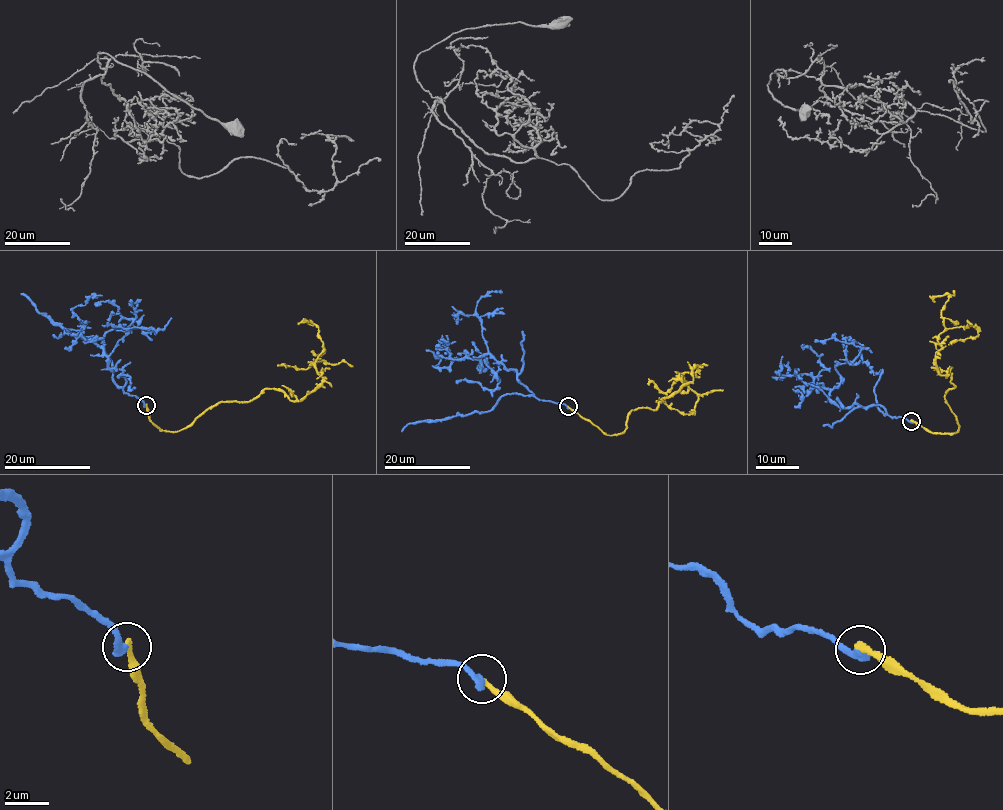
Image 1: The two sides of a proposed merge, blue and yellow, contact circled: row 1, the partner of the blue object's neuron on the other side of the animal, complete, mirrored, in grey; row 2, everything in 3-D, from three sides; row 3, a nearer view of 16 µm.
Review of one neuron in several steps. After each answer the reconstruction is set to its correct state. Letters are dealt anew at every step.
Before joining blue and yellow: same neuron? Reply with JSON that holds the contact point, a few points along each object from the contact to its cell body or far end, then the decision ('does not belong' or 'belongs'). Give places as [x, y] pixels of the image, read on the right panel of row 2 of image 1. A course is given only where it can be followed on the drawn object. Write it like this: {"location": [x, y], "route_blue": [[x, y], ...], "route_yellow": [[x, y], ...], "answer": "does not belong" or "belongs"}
{"location": [911, 421], "route_blue": [[911, 421], [883, 406], [843, 408], [830, 400], [841, 382], [835, 368], [867, 348], [847, 339], [843, 347]], "route_yellow": [[911, 421], [959, 430], [938, 336], [977, 326], [948, 345]], "answer": "does not belong"}

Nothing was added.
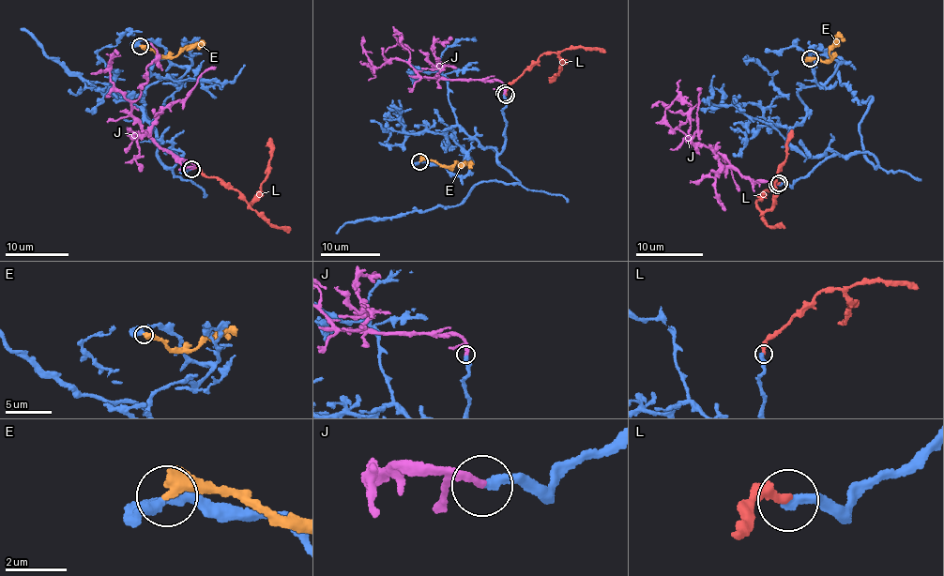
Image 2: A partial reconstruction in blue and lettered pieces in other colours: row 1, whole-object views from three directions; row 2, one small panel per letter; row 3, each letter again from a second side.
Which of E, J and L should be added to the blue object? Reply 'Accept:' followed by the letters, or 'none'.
Accept: J

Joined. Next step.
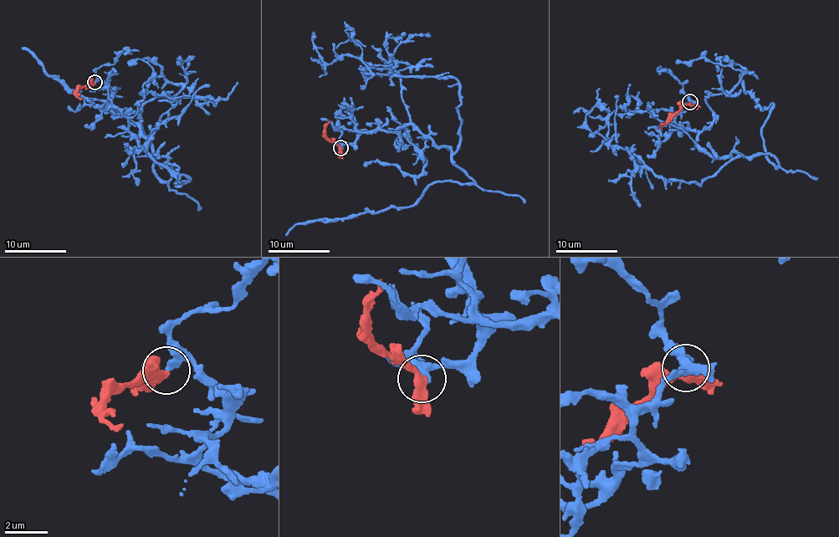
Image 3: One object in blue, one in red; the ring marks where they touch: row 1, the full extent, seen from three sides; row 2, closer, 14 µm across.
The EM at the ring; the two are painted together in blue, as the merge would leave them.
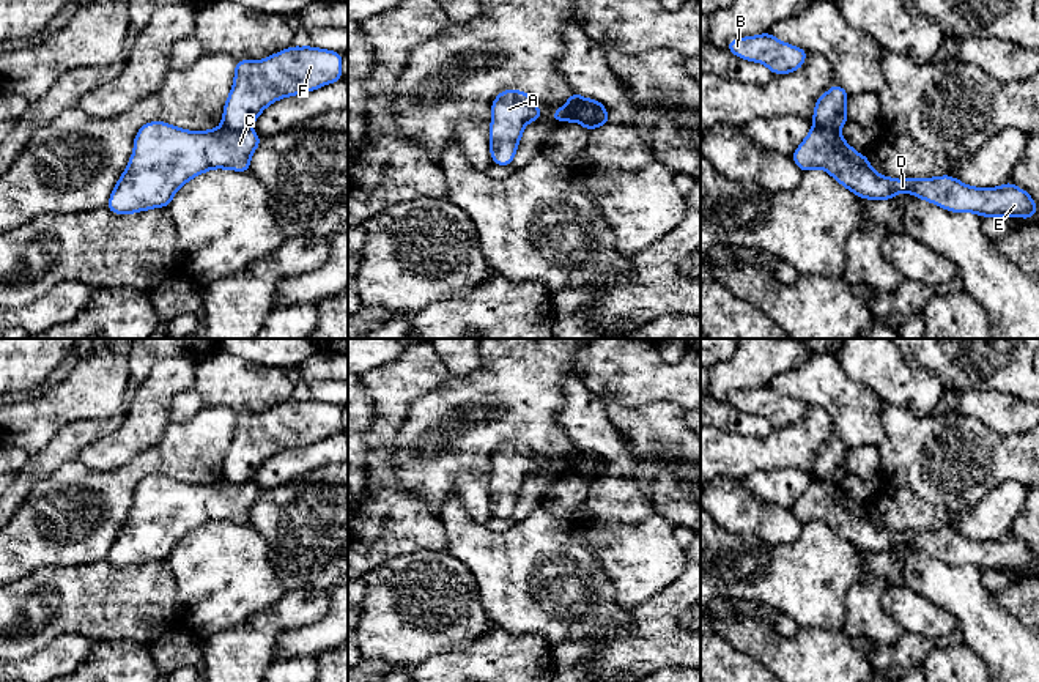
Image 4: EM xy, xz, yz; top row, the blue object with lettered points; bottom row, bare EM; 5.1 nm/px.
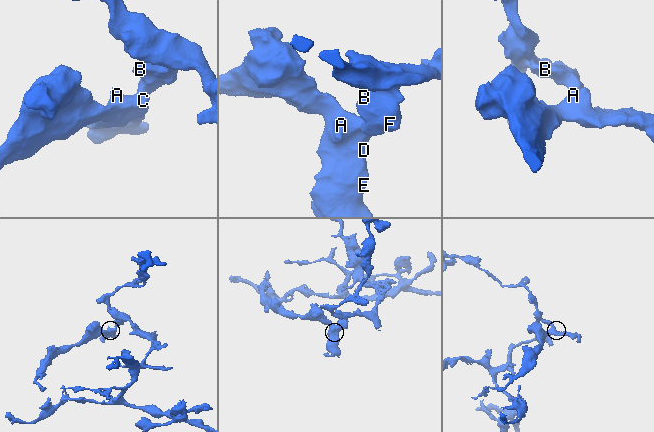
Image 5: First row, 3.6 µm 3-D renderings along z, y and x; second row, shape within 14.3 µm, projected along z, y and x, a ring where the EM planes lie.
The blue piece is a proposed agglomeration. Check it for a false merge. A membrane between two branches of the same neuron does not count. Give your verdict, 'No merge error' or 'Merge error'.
Merge error

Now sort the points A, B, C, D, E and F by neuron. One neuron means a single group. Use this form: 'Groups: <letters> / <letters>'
Groups: A C D E / B F

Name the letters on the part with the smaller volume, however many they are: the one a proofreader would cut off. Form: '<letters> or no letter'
A, C, D, E

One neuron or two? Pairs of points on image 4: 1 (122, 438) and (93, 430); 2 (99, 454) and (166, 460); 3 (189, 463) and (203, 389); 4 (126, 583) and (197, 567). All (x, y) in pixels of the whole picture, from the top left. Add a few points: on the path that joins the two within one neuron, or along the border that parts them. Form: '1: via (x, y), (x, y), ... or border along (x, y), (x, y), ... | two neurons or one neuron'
1: border along (120, 426), (92, 441), (77, 455) | two neurons
2: border along (162, 433), (156, 443), (125, 463), (99, 471) | two neurons
3: border along (235, 411), (205, 407), (170, 424) | two neurons
4: border along (167, 561), (172, 570), (177, 610) | two neurons

